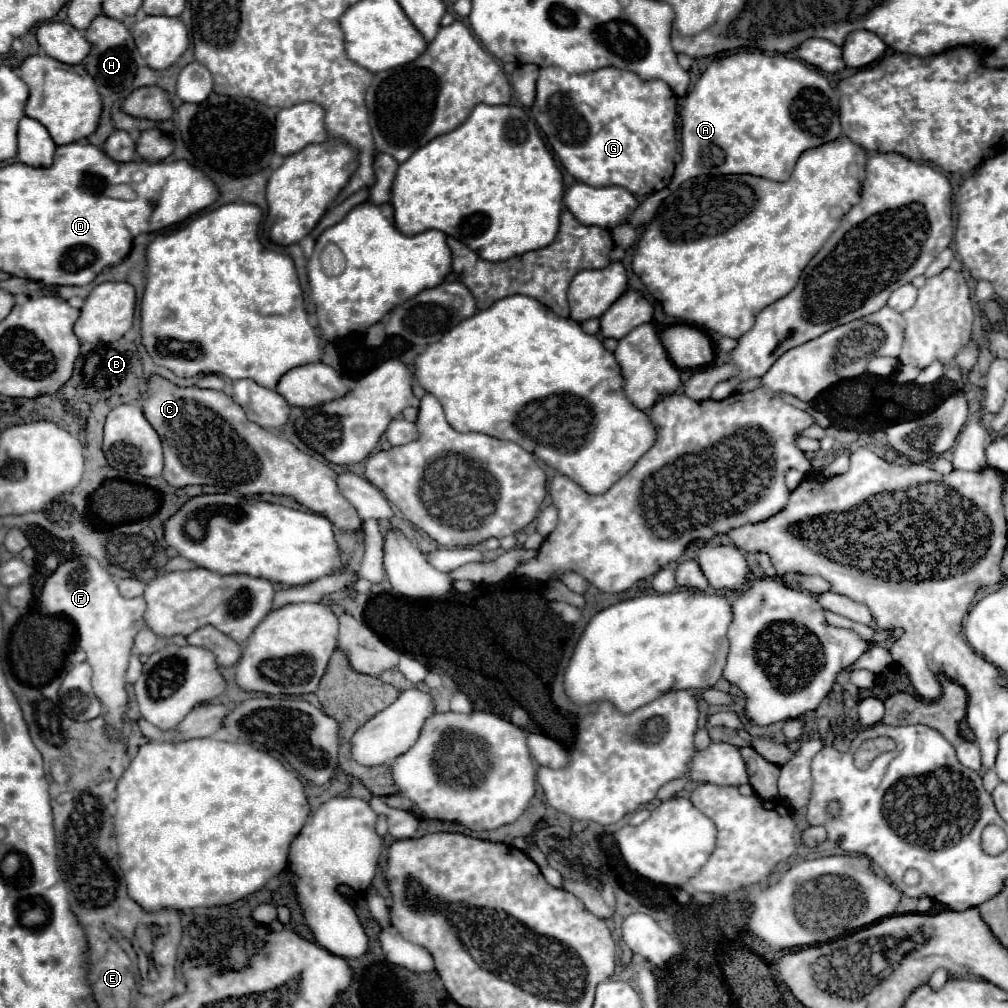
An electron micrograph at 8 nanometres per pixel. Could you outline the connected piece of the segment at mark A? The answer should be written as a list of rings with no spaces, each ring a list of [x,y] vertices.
[[[740,49],[739,53],[717,57],[694,84],[692,92],[684,96],[680,118],[682,159],[680,164],[676,164],[672,182],[668,186],[672,192],[682,182],[702,174],[752,174],[774,182],[786,182],[802,152],[842,136],[838,120],[838,96],[828,80],[802,60],[780,56],[779,53],[768,55],[759,49],[754,52]]]

